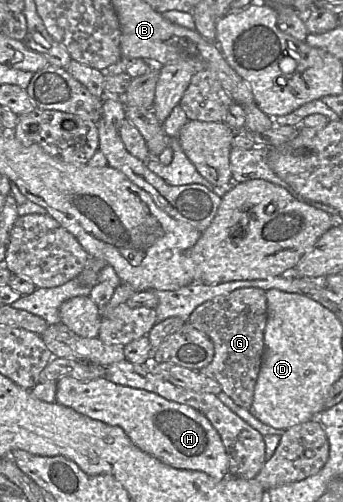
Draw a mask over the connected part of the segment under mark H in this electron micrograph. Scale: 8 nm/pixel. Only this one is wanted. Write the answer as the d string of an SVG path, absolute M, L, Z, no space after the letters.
M65 376L57 381L56 402L92 419L121 427L139 449L169 466L202 471L215 481L230 476L228 457L220 435L202 413L189 405L167 400L154 392L120 385L102 377L78 380L72 376Z

